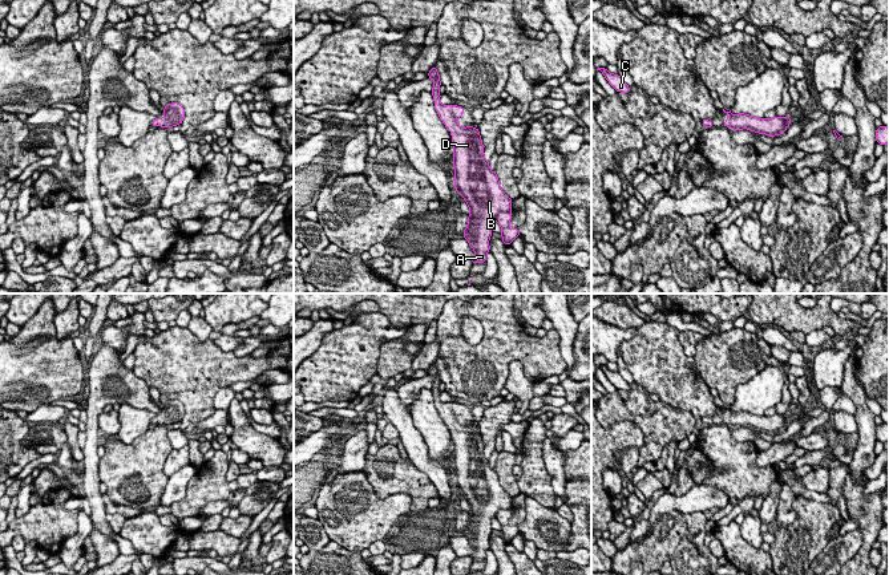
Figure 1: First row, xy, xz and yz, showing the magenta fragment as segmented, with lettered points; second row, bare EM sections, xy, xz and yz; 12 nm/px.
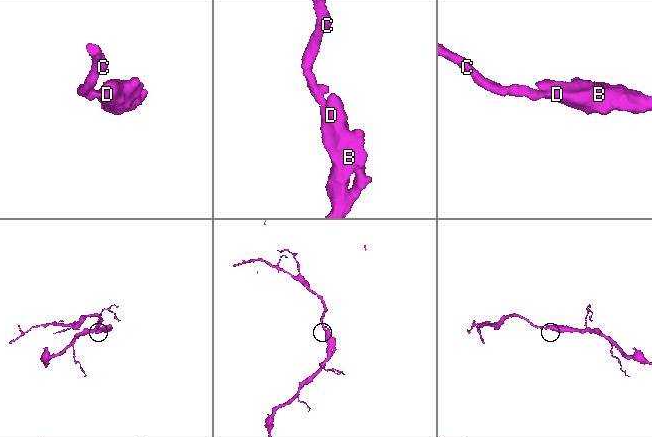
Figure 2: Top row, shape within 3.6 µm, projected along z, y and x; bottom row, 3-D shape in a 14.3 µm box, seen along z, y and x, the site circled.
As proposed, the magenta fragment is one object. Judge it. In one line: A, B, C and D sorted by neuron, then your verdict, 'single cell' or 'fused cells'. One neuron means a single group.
groups A B C D; single cell

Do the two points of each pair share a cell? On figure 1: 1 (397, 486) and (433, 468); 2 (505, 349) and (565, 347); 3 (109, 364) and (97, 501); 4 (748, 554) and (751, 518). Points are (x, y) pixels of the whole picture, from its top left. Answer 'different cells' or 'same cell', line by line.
1: different cells
2: different cells
3: same cell
4: different cells

